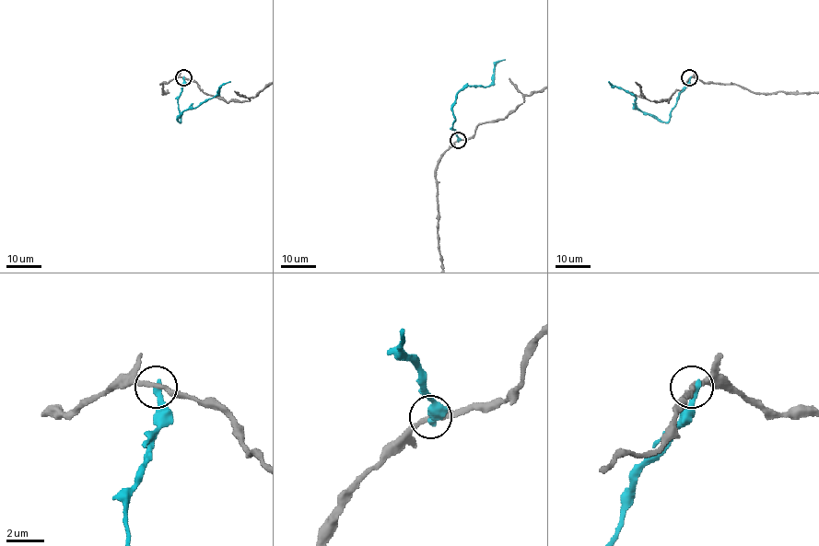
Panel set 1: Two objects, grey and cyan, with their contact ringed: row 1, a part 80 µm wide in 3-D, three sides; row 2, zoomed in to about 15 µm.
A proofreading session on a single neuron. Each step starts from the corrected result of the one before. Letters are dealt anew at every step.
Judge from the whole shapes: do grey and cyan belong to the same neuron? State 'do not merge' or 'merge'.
do not merge

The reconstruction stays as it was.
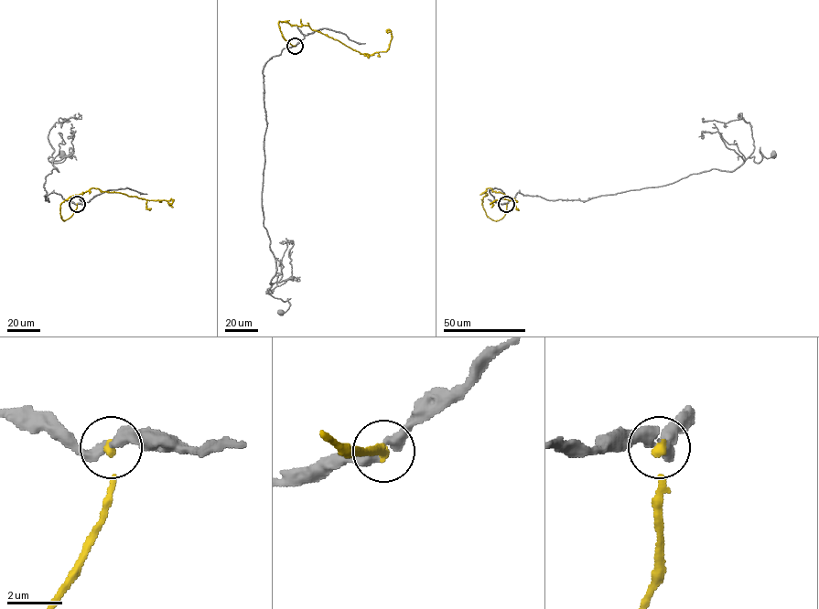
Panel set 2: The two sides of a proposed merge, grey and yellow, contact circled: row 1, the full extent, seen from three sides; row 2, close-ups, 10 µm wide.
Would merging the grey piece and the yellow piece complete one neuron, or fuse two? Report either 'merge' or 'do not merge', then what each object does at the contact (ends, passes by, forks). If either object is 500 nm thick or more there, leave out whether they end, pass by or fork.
do not merge; grey passes by; yellow ends

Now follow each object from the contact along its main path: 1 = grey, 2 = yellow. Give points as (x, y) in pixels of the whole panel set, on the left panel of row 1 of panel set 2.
1: (77, 203), (54, 193), (45, 199), (45, 177), (58, 171), (48, 158), (71, 157), (61, 154)
2: (77, 204), (73, 213), (62, 219), (60, 205), (65, 199), (92, 187), (146, 199), (172, 199), (173, 208)

